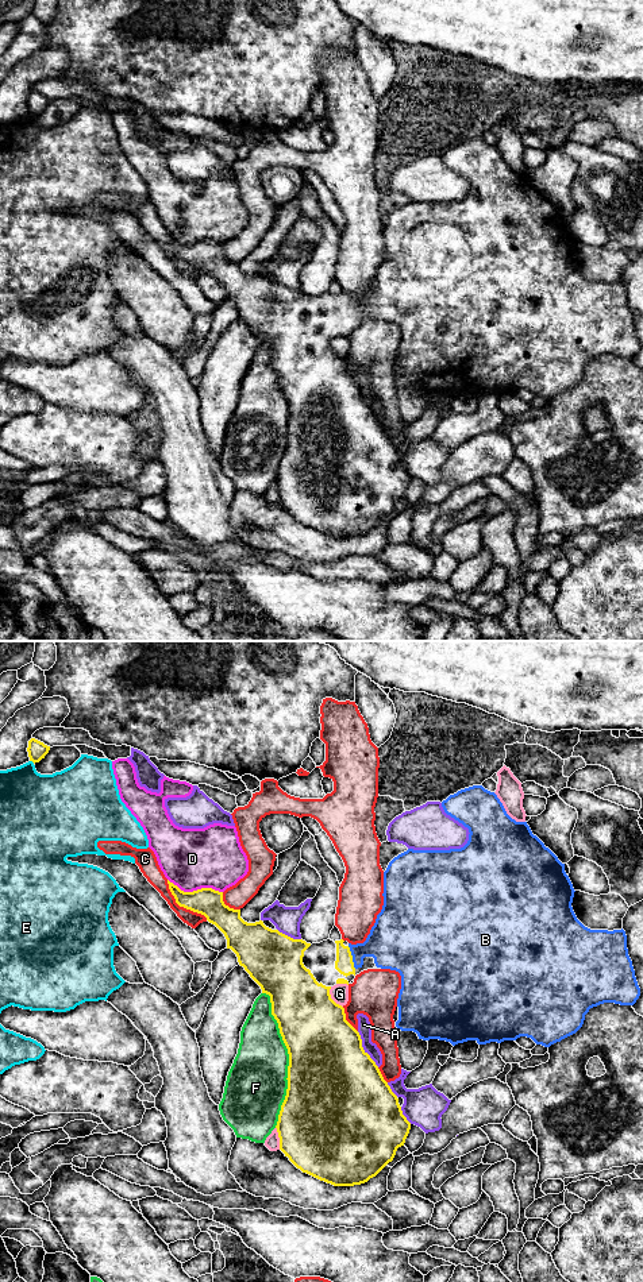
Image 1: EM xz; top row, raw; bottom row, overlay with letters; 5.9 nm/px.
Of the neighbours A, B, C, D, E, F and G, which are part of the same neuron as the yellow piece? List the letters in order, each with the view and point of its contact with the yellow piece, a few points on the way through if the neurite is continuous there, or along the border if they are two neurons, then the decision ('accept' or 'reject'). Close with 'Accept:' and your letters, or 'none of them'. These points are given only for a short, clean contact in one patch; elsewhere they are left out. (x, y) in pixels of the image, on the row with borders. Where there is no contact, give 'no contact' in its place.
A: contact xz (362, 1049); reject
B: contact xz (351, 957); way xz (343, 964), (351, 957), (359, 950), (391, 942); accept
C: contact xz (181, 906); reject
D: contact xz (195, 891); reject
E: contact xz (33, 761); reject
F: contact xz (289, 1058); reject
G: contact xz (330, 997); reject
Accept: B

